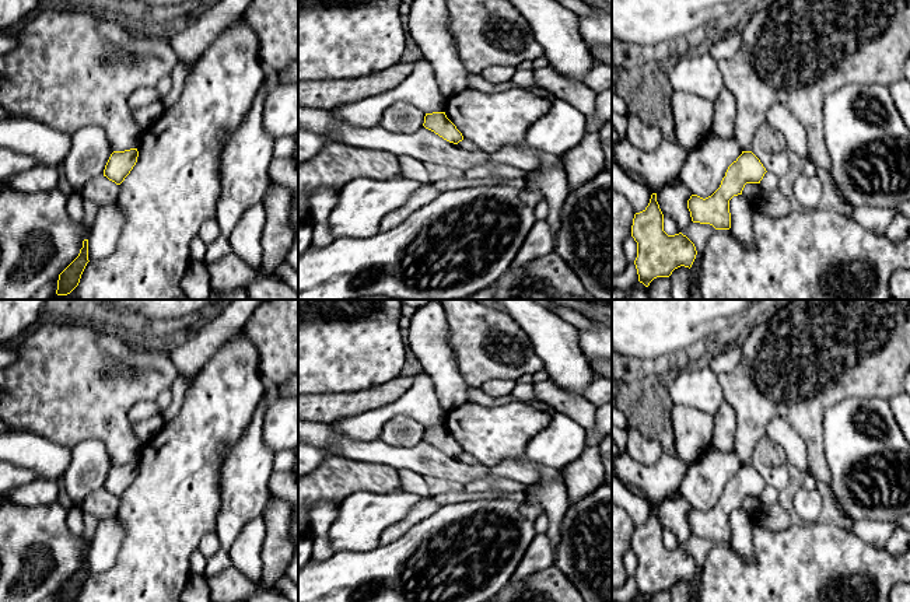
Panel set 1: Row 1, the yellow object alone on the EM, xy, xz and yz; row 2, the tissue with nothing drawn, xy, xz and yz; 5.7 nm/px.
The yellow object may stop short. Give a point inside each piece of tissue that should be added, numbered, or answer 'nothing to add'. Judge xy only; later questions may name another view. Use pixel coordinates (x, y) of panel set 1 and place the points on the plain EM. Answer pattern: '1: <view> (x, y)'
nothing to add

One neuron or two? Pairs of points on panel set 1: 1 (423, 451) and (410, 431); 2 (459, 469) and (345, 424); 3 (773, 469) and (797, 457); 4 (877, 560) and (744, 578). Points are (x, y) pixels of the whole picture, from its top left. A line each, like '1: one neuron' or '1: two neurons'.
1: two neurons
2: two neurons
3: two neurons
4: one neuron

